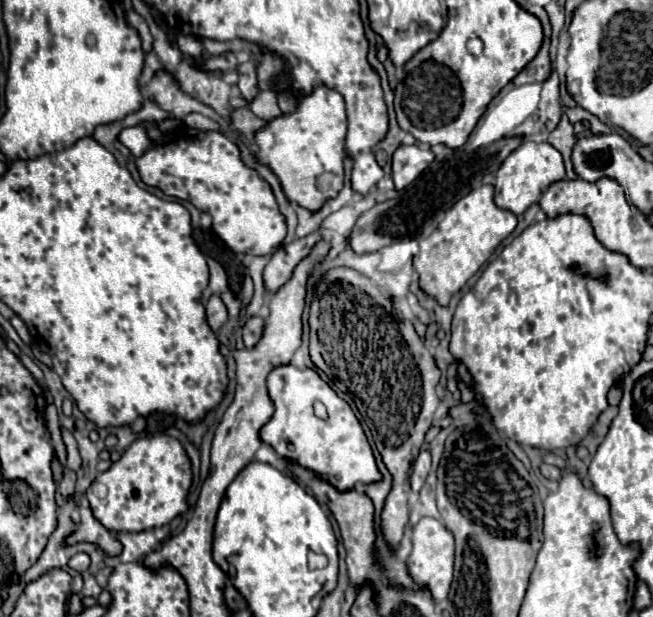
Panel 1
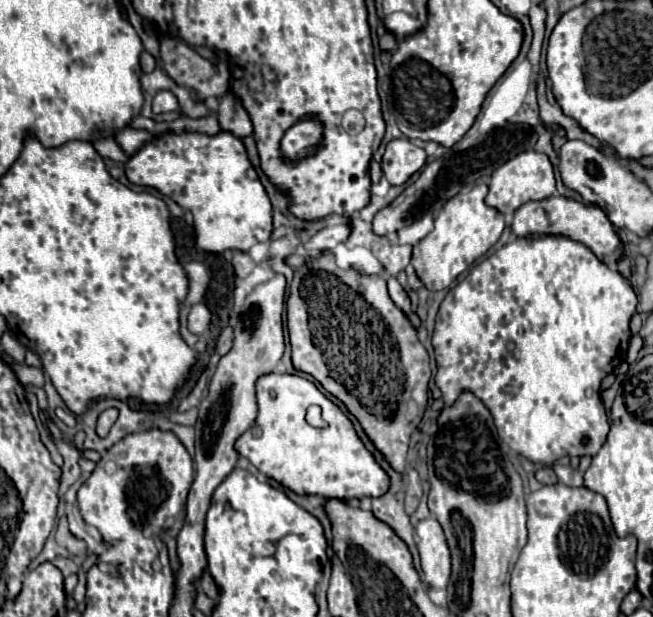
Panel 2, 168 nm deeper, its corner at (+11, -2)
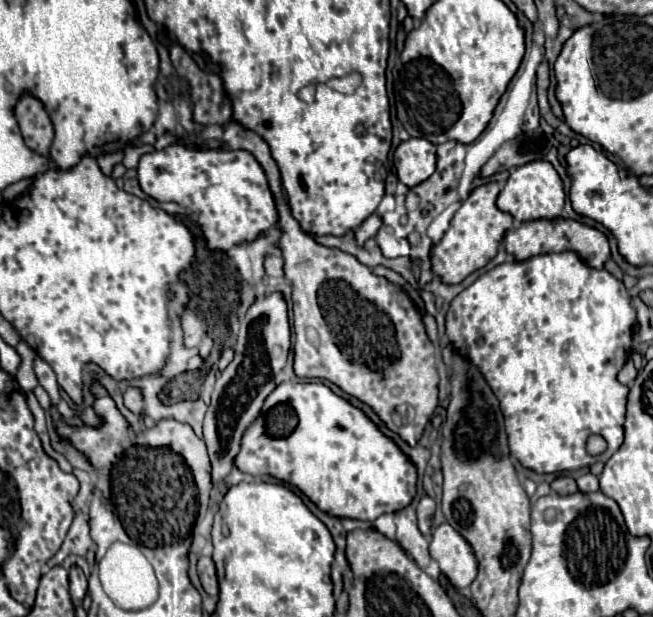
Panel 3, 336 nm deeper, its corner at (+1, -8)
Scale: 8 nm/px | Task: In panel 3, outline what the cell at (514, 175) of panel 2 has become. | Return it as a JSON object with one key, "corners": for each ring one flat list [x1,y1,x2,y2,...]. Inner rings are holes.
{"corners":[[538,160,538,162,530,162,524,164,522,168,516,168,510,172,510,178,506,182,506,186,502,188,502,192,498,194,498,208,502,212,508,212,514,216,514,220,518,222,526,222,526,220,554,220,562,214,564,208,564,188,562,188,562,180,558,176,558,172,554,170,554,166,550,162]]}

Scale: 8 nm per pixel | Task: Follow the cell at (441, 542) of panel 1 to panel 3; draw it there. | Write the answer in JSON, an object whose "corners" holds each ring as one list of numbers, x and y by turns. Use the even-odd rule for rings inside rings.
{"corners":[[440,524,430,542,430,556,440,564,440,570,450,578,456,588,466,588,472,584,478,572,478,560,470,544,450,526]]}

